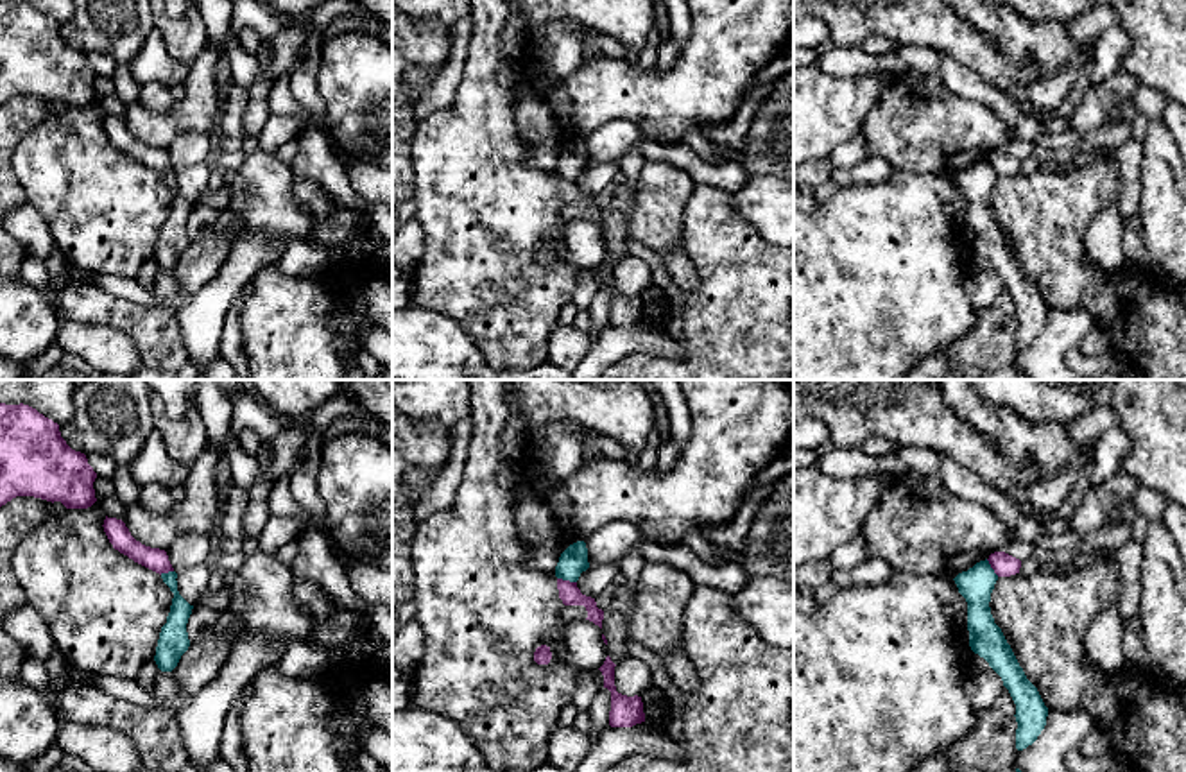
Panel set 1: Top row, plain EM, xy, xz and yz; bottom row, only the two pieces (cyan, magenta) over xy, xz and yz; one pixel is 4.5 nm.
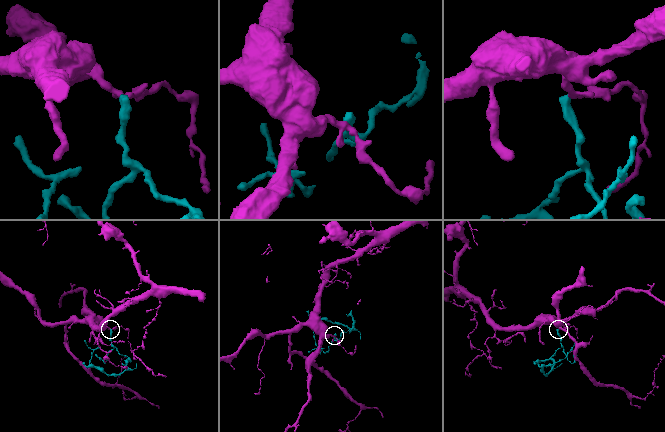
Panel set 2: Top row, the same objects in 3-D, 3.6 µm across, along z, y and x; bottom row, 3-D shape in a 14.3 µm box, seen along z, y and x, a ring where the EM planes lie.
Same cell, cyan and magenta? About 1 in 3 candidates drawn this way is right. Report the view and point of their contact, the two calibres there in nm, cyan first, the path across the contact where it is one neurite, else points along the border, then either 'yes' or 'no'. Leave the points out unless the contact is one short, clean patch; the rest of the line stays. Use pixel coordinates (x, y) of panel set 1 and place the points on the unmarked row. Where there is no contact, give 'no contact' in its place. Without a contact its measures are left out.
meets cyan in xz at (567, 178); 120 nm thick on the cyan side, 90 nm on the other; border along xz (558, 176), (575, 181); no

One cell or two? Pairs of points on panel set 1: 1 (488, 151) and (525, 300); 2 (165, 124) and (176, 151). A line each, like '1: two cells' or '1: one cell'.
1: one cell
2: two cells

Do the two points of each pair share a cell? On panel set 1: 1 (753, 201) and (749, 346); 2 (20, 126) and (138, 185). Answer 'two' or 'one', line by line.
1: two
2: two

